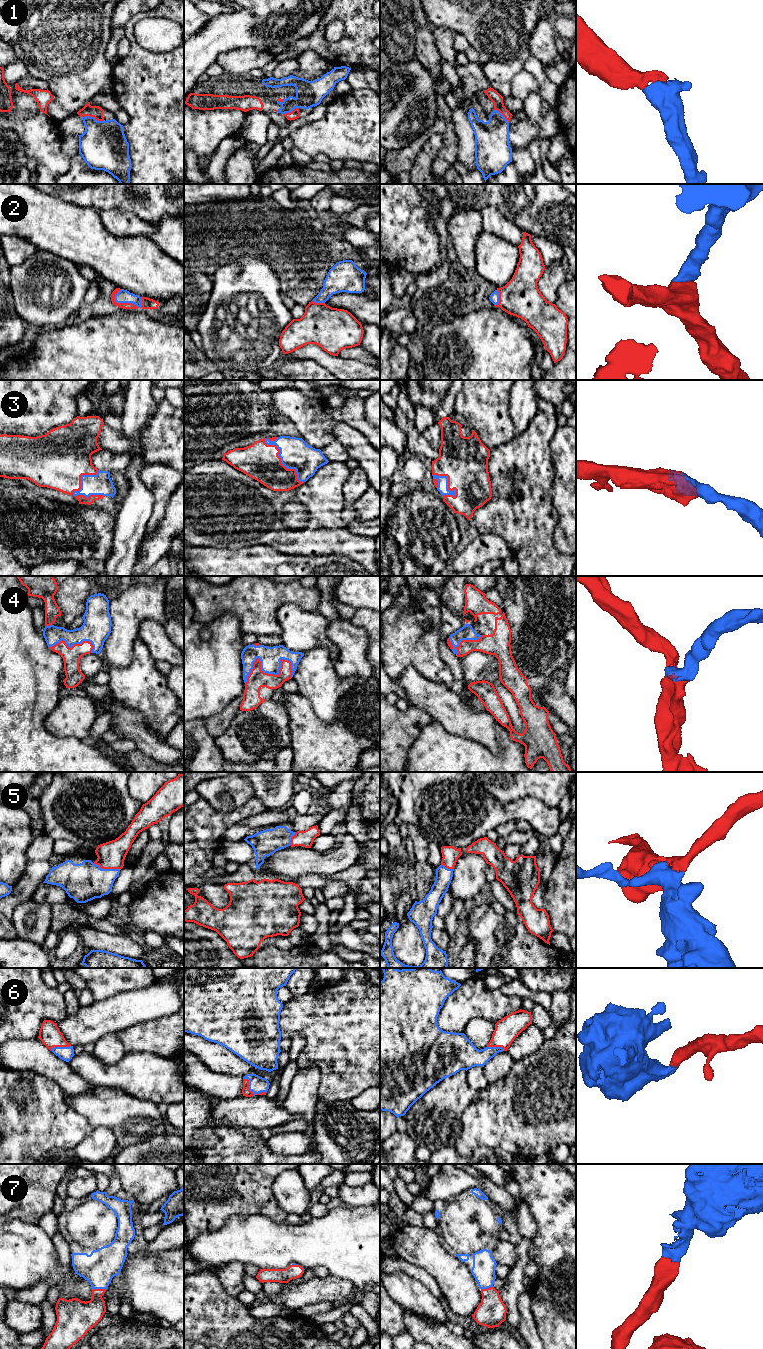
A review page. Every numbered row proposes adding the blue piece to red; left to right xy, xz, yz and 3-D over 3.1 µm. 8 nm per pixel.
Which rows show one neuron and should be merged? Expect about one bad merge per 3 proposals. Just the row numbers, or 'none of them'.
1, 2, 3, 4, 5, 6, 7

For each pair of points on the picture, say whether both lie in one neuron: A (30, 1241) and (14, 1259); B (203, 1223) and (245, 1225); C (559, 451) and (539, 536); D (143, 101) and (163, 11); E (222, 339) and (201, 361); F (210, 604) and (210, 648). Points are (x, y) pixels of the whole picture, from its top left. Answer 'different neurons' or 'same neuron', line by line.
A: same neuron
B: different neurons
C: different neurons
D: same neuron
E: different neurons
F: different neurons

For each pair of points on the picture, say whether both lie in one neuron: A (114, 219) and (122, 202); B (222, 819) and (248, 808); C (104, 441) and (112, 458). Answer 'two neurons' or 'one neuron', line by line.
A: two neurons
B: one neuron
C: two neurons

